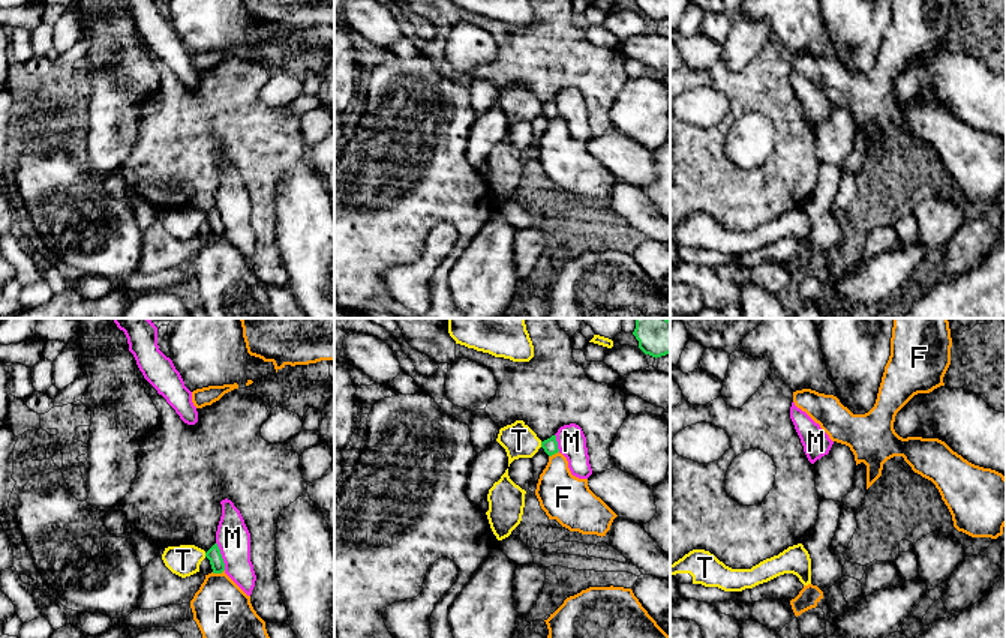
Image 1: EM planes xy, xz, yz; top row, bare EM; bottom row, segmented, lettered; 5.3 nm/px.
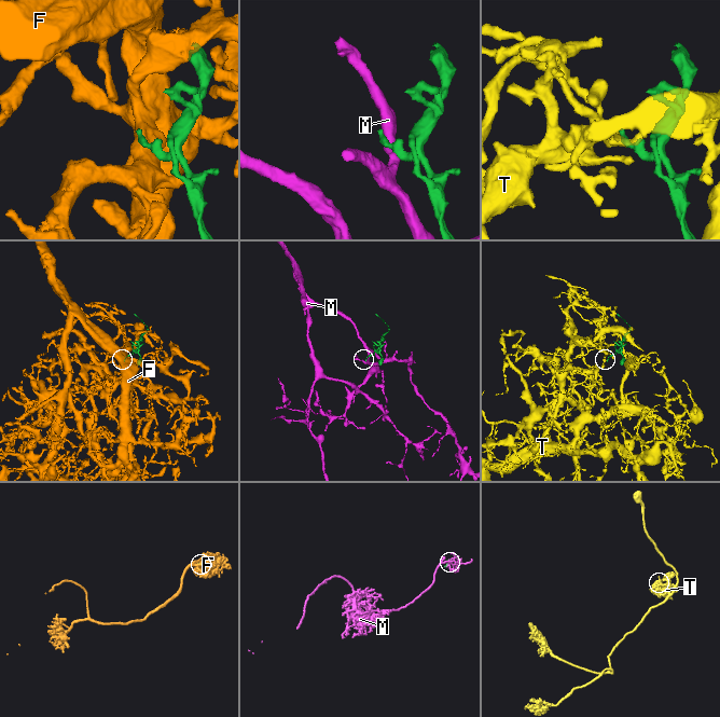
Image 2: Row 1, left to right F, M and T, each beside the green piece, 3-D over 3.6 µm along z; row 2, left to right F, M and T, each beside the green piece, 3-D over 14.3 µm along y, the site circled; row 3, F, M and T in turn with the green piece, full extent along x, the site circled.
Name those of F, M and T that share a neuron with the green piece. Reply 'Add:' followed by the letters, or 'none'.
Add: none

